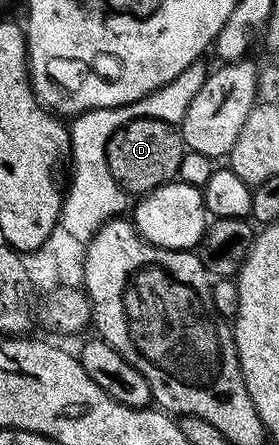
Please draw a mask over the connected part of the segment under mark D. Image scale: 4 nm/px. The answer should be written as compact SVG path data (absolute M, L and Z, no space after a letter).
M135 119L122 125L110 137L106 145L106 165L110 165L114 181L124 192L143 197L179 176L185 150L177 124L161 119Z

